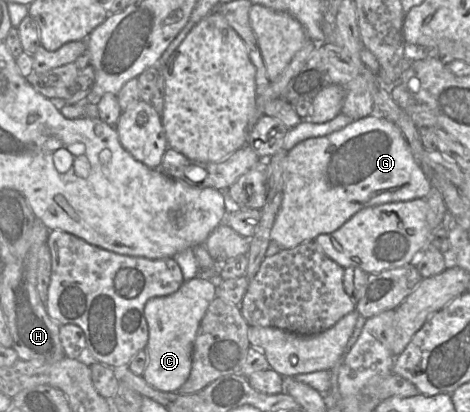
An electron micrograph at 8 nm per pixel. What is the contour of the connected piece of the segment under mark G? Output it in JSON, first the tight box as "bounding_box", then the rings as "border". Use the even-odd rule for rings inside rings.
{"bounding_box":[270,114,432,250],"border":[[[378,114],[294,146],[284,160],[283,181],[282,203],[270,235],[281,250],[334,232],[364,208],[425,198],[432,187],[401,131]]]}

